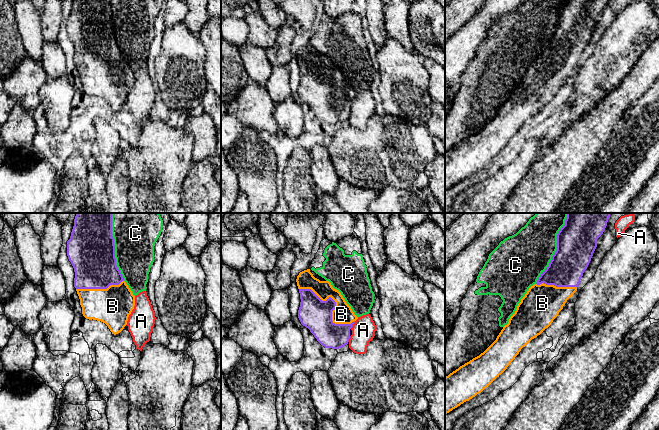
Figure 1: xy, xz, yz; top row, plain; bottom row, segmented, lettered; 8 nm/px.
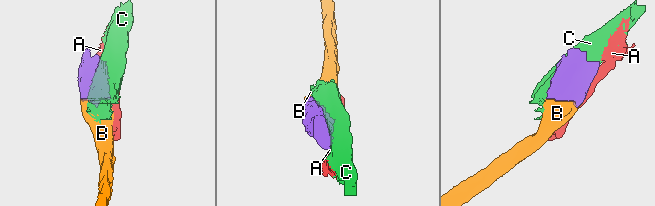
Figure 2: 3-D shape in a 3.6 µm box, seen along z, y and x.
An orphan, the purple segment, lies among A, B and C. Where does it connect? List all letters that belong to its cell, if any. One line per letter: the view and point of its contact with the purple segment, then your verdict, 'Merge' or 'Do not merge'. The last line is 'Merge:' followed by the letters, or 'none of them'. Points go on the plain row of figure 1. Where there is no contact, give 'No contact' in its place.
A: Touches purple at xz (352, 101). Do not merge
B: Touches purple at xz (335, 80). Merge
C: Touches purple at yz (554, 30). Do not merge
Merge: B

